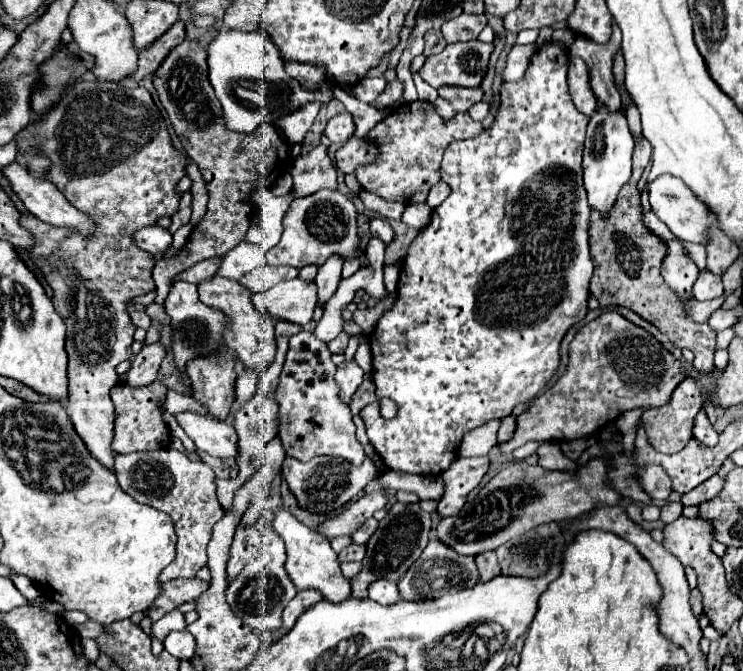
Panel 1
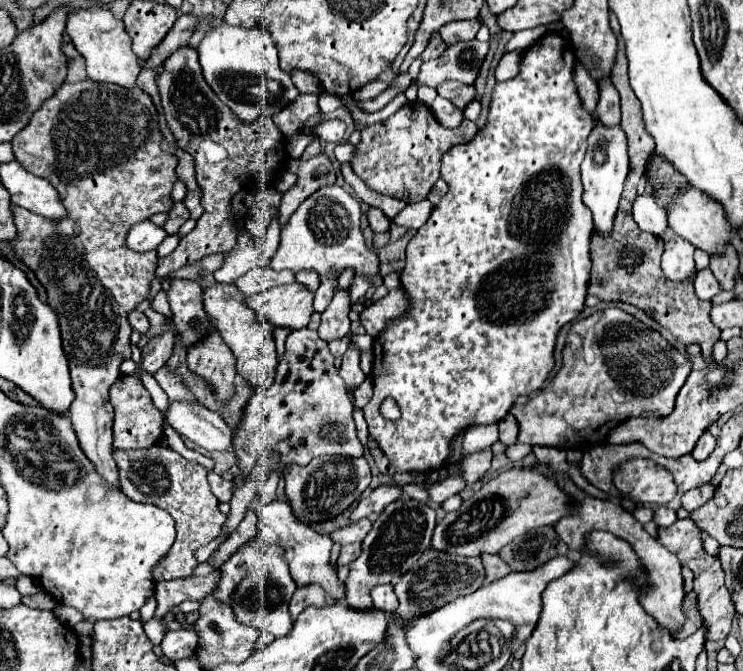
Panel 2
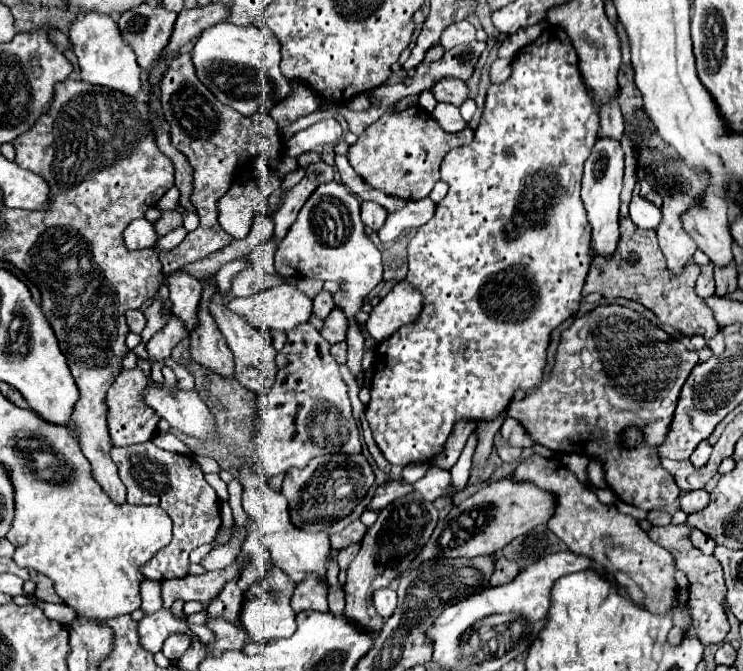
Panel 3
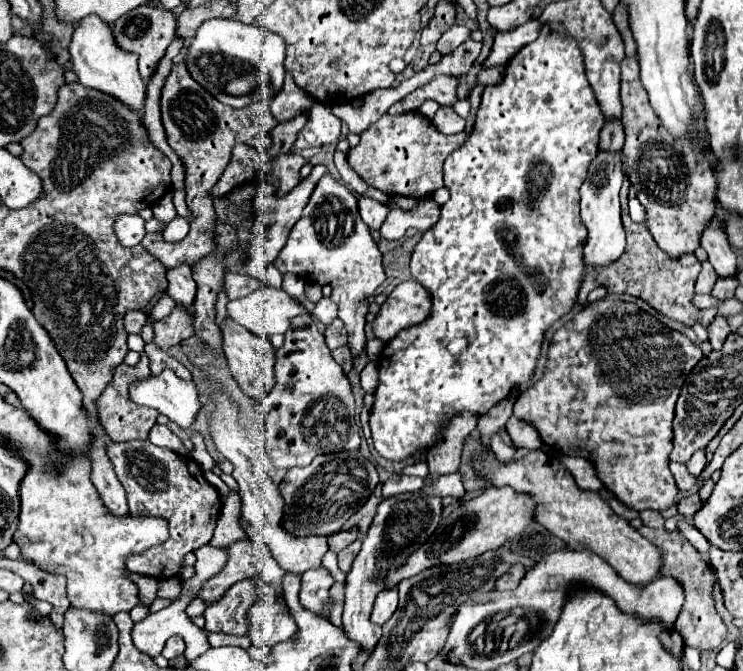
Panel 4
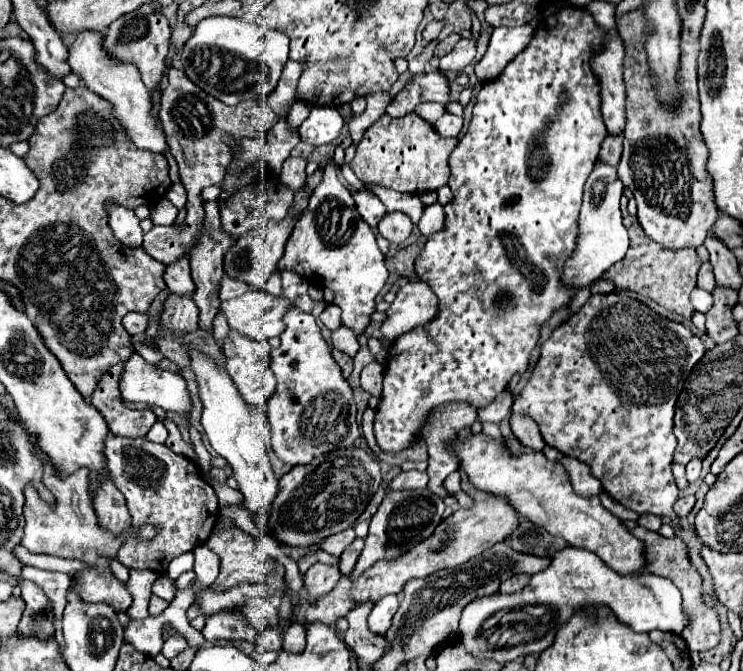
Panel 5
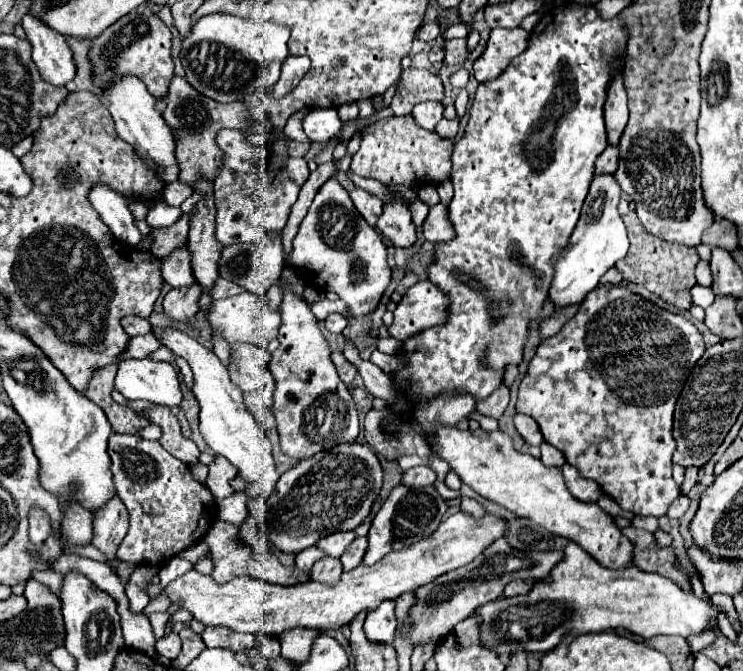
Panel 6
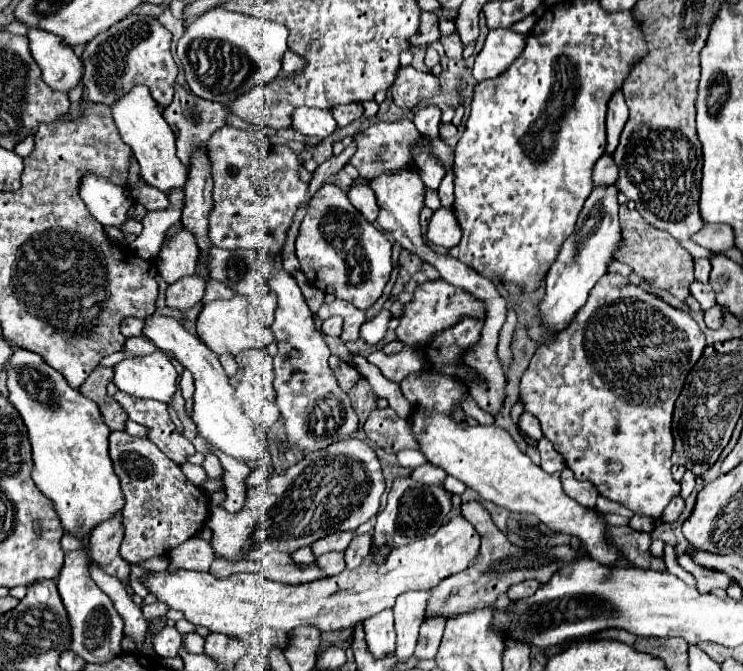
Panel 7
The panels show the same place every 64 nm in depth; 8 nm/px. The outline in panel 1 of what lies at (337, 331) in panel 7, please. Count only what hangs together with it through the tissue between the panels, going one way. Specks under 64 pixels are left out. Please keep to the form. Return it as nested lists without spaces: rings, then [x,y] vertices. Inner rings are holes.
[[[328,260],[316,276],[316,286],[318,286],[318,304],[324,306],[332,294],[338,288],[340,282],[340,272],[342,272],[342,260]]]

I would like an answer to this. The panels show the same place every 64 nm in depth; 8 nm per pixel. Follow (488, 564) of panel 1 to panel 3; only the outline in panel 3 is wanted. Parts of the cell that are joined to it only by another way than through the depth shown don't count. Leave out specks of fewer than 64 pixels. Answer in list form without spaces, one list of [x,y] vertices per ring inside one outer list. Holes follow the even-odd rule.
[[[498,558],[498,568],[490,580],[492,586],[500,586],[500,584],[508,584],[512,582],[520,572],[520,566],[516,562],[510,562],[506,558]]]

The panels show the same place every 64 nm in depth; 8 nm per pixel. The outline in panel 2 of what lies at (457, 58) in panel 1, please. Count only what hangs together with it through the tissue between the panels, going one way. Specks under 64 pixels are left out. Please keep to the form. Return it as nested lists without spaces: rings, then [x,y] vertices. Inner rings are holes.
[[[458,42],[446,48],[446,52],[436,58],[422,62],[420,74],[416,76],[418,86],[438,86],[442,80],[460,80],[472,84],[478,76],[480,64],[488,52],[488,42]]]

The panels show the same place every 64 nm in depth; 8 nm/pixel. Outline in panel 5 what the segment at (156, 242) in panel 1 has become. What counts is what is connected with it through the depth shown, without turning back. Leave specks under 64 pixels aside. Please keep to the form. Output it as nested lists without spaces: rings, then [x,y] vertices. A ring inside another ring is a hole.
[[[108,202],[106,204],[106,214],[108,214],[108,224],[114,232],[114,236],[130,248],[138,248],[142,246],[142,228],[140,228],[140,220],[136,218],[136,214],[120,204]]]

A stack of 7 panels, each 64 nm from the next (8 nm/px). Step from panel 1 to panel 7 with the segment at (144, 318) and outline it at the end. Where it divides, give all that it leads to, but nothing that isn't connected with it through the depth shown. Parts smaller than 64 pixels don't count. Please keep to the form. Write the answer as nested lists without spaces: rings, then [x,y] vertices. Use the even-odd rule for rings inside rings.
[[[126,318],[126,320],[122,320],[122,334],[126,338],[140,336],[142,328],[144,328],[144,320],[140,320],[140,318]]]

